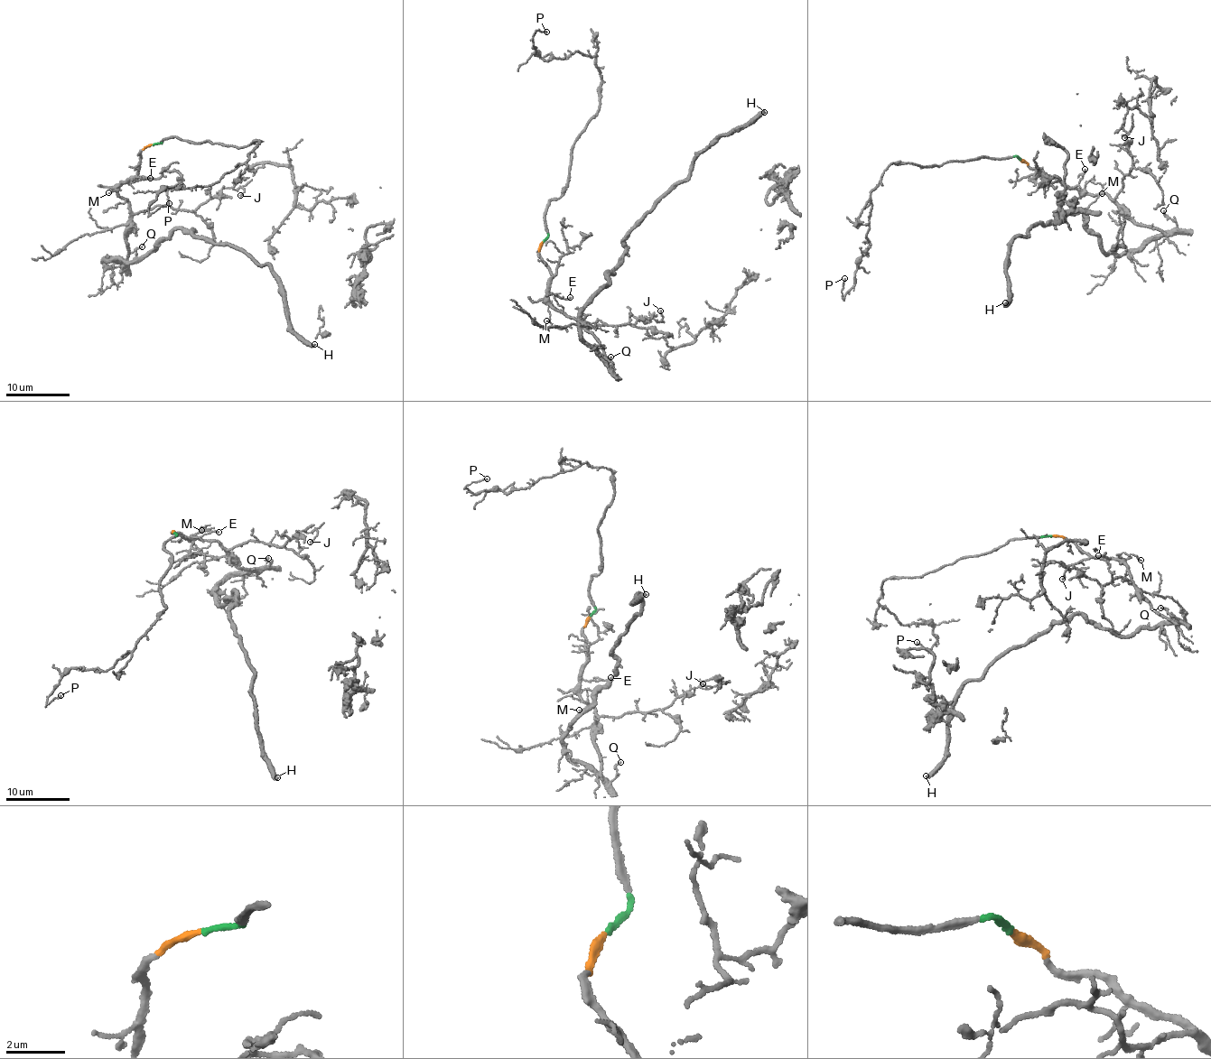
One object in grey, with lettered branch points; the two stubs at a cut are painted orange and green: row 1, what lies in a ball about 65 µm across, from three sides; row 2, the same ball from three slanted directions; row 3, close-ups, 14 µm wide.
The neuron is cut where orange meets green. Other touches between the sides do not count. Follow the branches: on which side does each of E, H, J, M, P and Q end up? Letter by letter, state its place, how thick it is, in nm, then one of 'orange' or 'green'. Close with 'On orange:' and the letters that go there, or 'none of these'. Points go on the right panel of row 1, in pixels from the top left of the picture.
E: (1085, 169) | 120 nm | orange
H: (1005, 302) | 400 nm | orange
J: (1124, 137) | 130 nm | orange
M: (1102, 193) | 90 nm | orange
P: (844, 278) | 120 nm | green
Q: (1163, 210) | 170 nm | orange
On orange: E, H, J, M, Q

